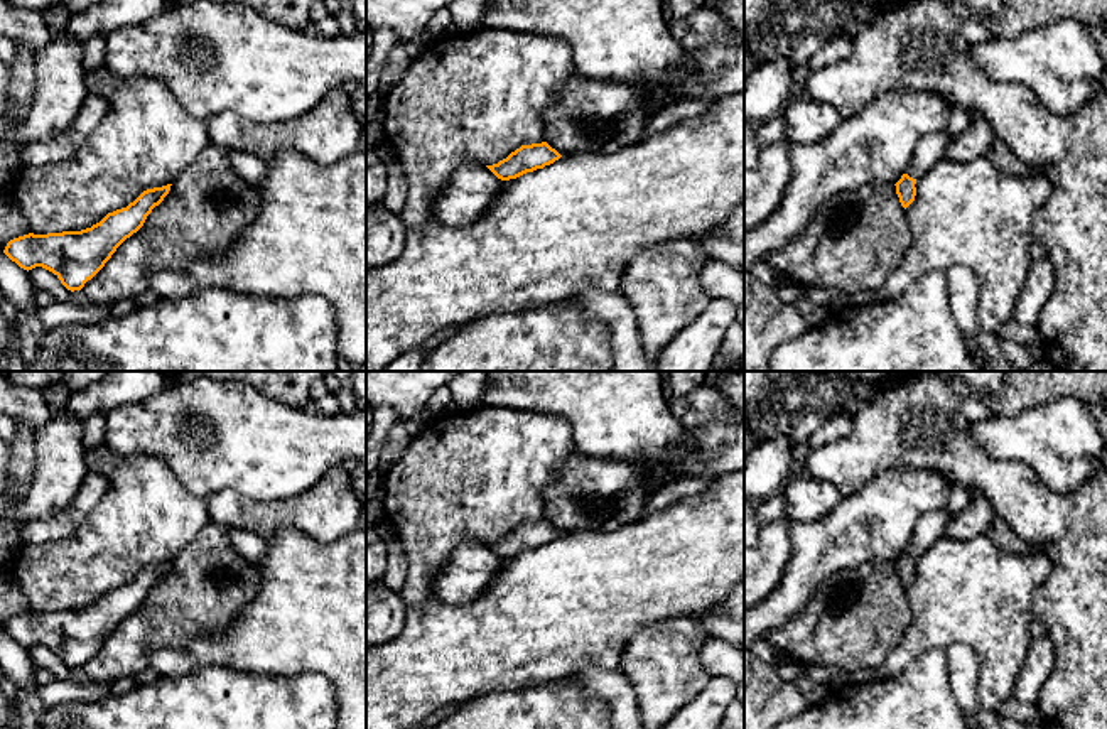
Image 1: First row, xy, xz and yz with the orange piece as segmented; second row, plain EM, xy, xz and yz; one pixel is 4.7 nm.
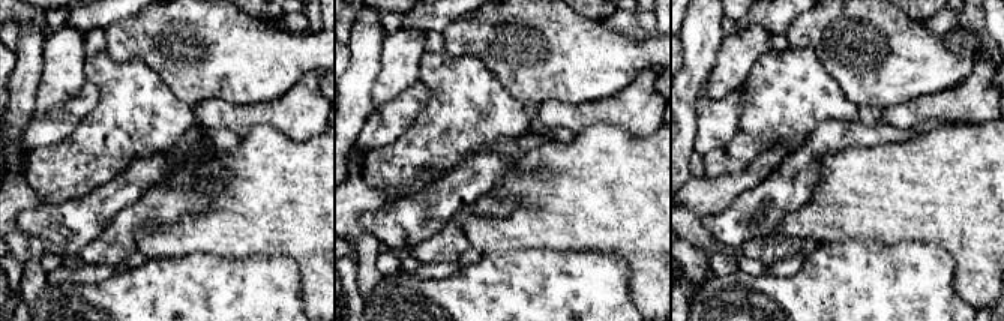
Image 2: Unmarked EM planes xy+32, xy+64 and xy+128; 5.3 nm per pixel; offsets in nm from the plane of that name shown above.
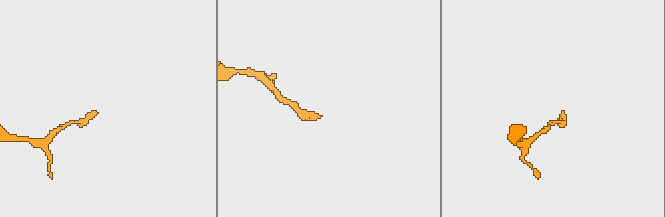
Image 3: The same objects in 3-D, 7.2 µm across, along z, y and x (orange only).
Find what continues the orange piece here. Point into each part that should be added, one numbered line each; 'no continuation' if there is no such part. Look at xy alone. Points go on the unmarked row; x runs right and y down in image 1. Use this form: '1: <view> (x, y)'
no continuation

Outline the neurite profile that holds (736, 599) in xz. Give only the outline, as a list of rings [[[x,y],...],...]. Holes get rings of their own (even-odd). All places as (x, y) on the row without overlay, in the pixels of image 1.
[[[744,577],[736,584],[734,591],[727,597],[726,608],[732,618],[744,616]]]

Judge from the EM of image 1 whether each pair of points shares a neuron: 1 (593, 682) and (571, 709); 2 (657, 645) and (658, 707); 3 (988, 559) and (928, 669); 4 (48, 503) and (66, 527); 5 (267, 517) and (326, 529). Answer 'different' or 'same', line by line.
1: different
2: same
3: different
4: different
5: same

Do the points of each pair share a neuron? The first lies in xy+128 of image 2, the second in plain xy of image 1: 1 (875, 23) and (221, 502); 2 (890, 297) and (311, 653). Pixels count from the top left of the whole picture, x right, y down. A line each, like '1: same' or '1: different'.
1: different
2: different

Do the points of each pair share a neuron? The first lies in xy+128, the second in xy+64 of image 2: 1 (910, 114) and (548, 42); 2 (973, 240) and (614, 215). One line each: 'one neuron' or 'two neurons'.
1: two neurons
2: one neuron

